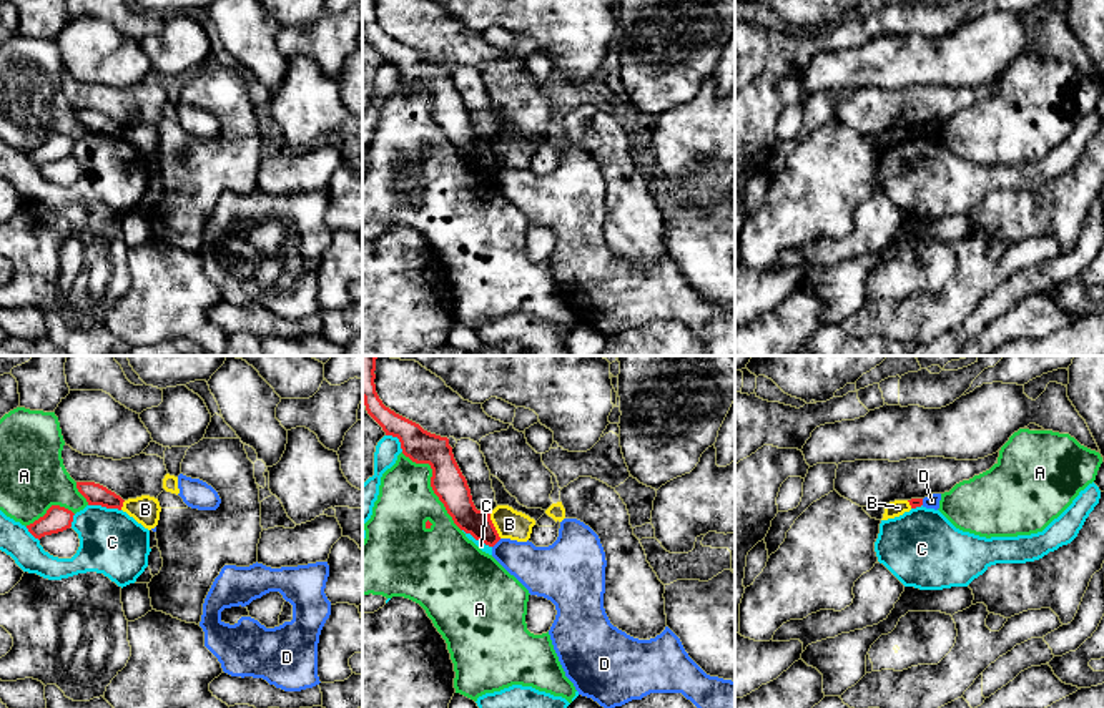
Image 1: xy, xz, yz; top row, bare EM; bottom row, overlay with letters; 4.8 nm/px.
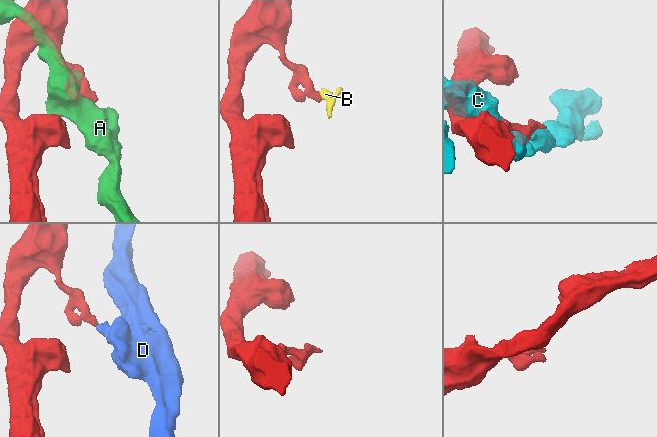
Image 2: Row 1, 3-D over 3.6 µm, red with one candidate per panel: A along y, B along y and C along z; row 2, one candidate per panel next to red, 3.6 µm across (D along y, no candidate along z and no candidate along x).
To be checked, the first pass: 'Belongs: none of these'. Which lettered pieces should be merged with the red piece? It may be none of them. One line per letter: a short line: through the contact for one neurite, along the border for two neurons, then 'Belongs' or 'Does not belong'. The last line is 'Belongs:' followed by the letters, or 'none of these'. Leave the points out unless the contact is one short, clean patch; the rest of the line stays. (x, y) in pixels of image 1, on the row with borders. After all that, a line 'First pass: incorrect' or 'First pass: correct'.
A: Does not belong
B: Line: xz (487, 512), (501, 537). Does not belong
C: Does not belong
D: Line: xz (501, 539), (492, 547). Does not belong
Belongs: none of these
First pass: correct

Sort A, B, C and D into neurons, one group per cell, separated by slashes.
A / B / C / D

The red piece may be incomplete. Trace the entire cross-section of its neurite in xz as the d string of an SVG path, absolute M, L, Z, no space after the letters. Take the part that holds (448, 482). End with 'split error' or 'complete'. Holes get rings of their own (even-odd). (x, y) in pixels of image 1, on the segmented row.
M362 356L362 399L367 414L382 427L386 435L399 439L406 457L416 464L431 465L431 487L454 524L476 540L494 547L500 537L490 520L490 514L476 509L471 489L454 459L449 439L424 430L419 424L382 404L374 384L376 359L376 356Z; complete

